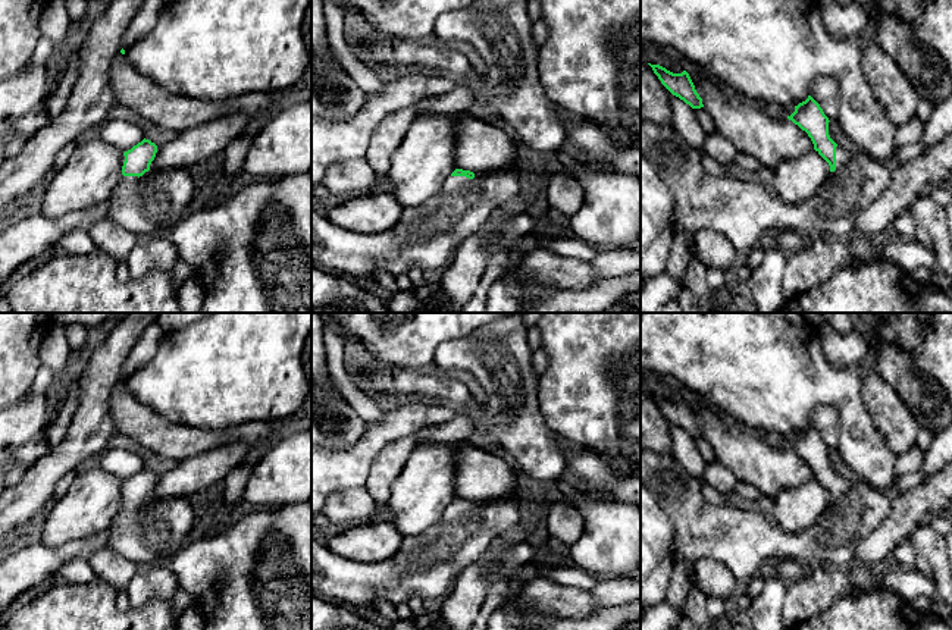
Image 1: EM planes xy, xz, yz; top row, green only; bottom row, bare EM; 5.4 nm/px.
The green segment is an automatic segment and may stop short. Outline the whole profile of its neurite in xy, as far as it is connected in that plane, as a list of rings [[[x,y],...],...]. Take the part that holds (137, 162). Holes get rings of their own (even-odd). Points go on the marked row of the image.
[[[143,140],[122,156],[109,219],[138,238],[166,235],[198,201],[188,169],[151,170],[157,145]]]

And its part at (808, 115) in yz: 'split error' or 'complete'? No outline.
split error

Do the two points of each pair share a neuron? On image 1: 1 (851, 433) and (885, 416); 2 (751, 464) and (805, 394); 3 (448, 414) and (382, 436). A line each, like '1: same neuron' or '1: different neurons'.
1: different neurons
2: different neurons
3: same neuron

